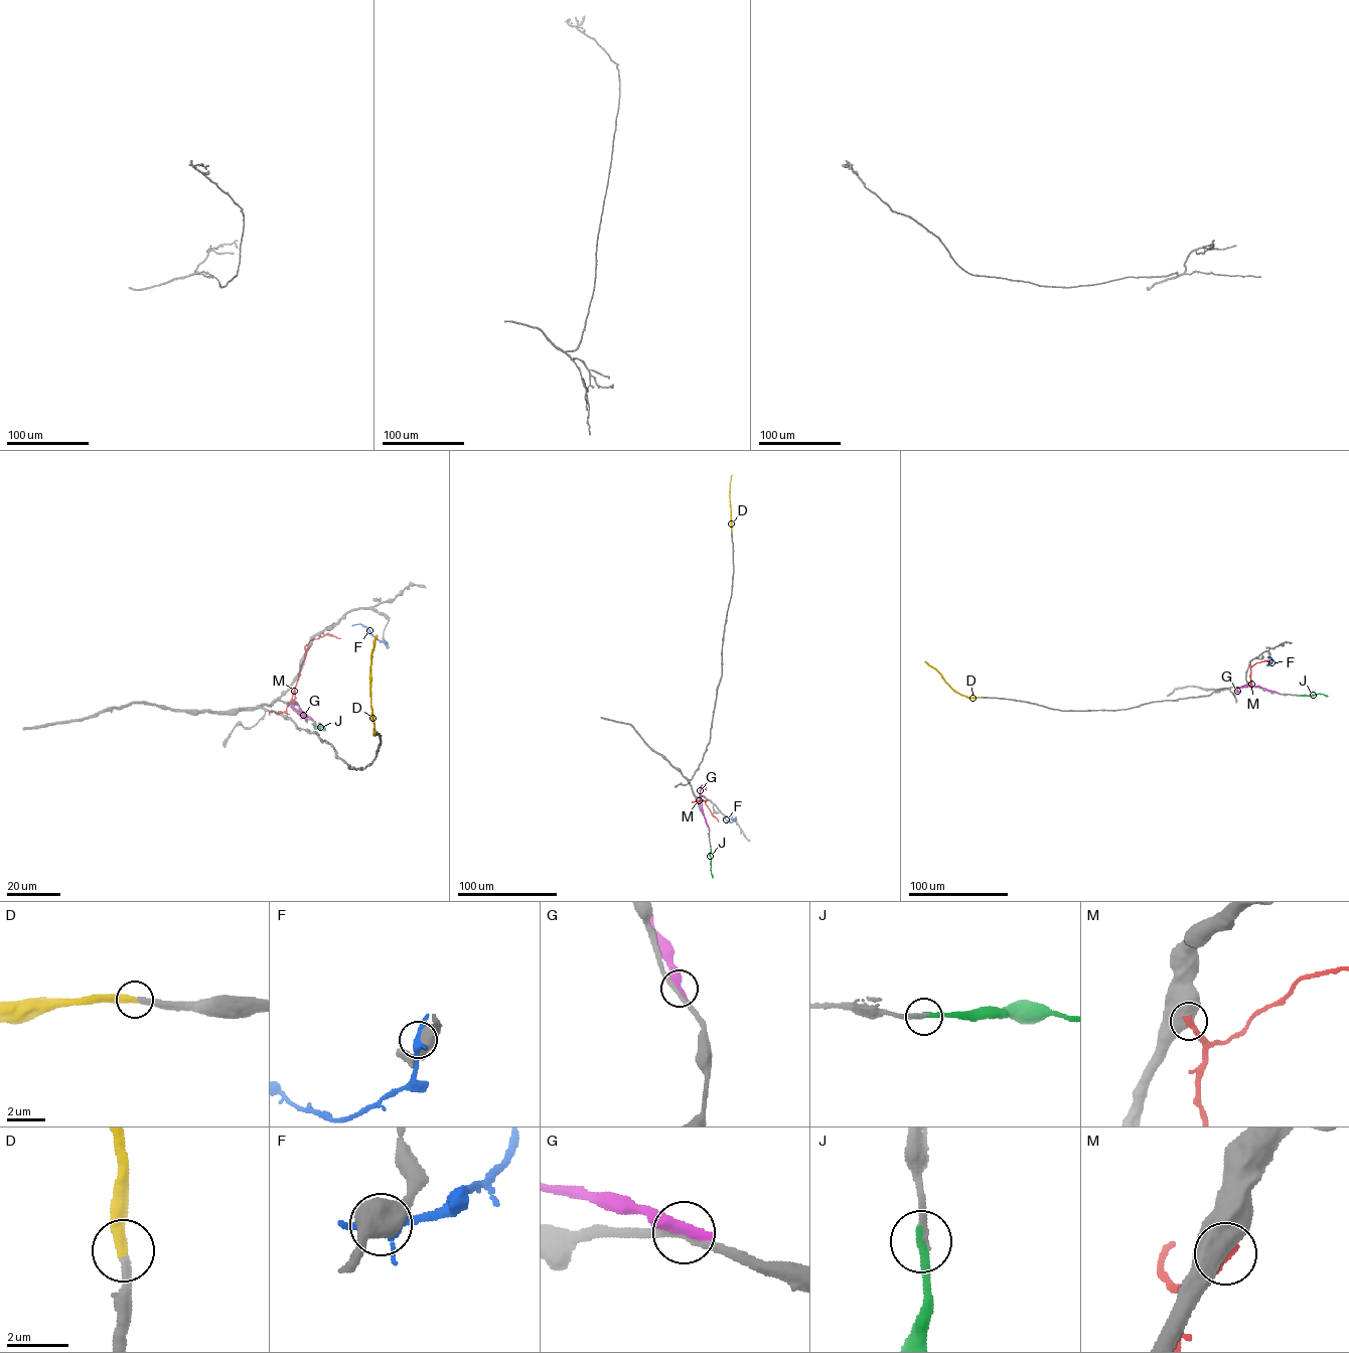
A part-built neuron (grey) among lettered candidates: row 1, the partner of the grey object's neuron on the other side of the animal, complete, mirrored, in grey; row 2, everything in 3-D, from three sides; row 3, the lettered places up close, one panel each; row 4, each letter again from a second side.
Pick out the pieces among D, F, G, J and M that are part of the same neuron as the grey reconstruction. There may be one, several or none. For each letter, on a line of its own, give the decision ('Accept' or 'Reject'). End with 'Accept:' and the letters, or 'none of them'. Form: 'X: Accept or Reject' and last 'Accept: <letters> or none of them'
D: Accept
F: Reject
G: Reject
J: Accept
M: Reject
Accept: D, J

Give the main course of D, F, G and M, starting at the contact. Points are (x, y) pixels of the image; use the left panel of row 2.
D: (376, 732), (371, 707), (370, 663), (377, 635)
F: (386, 644), (365, 626), (351, 625)
G: (311, 720), (294, 702), (292, 708), (307, 720)
M: (310, 646), (286, 712), (272, 711), (269, 714)

